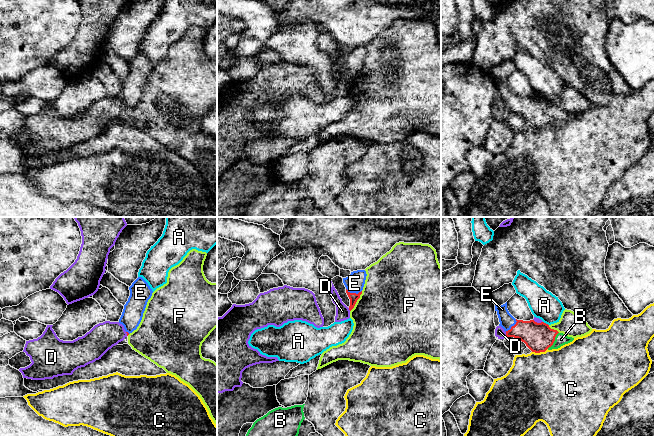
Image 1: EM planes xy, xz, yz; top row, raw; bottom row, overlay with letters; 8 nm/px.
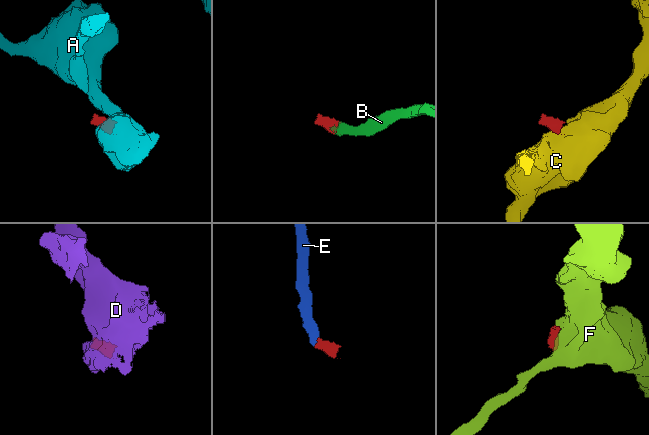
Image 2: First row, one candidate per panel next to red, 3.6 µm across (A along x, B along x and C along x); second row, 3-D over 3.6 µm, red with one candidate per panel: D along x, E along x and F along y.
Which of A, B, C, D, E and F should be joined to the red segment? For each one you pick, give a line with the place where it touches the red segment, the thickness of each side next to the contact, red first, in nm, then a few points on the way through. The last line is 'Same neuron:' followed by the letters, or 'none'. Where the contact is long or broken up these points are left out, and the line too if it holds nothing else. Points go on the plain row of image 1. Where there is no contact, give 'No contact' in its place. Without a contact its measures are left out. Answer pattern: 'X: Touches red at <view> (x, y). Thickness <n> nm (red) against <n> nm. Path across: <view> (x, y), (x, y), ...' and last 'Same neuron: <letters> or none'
B: Touches red at yz (554, 116). Thickness 240 nm (red) against 100 nm. Path across: yz (538, 113), (554, 116), (561, 115)
E: Touches red at xz (354, 69). Thickness 70 nm (red) against 160 nm. Path across: xz (353, 73), (354, 69), (354, 59)
Same neuron: B, E

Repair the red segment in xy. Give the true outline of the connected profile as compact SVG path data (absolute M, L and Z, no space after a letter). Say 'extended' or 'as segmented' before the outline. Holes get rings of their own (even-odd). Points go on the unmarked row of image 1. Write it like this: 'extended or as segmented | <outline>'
extended | M138 53L129 63L129 66L130 72L119 95L119 99L124 102L127 112L139 102L147 78L153 69L148 59L142 53Z

